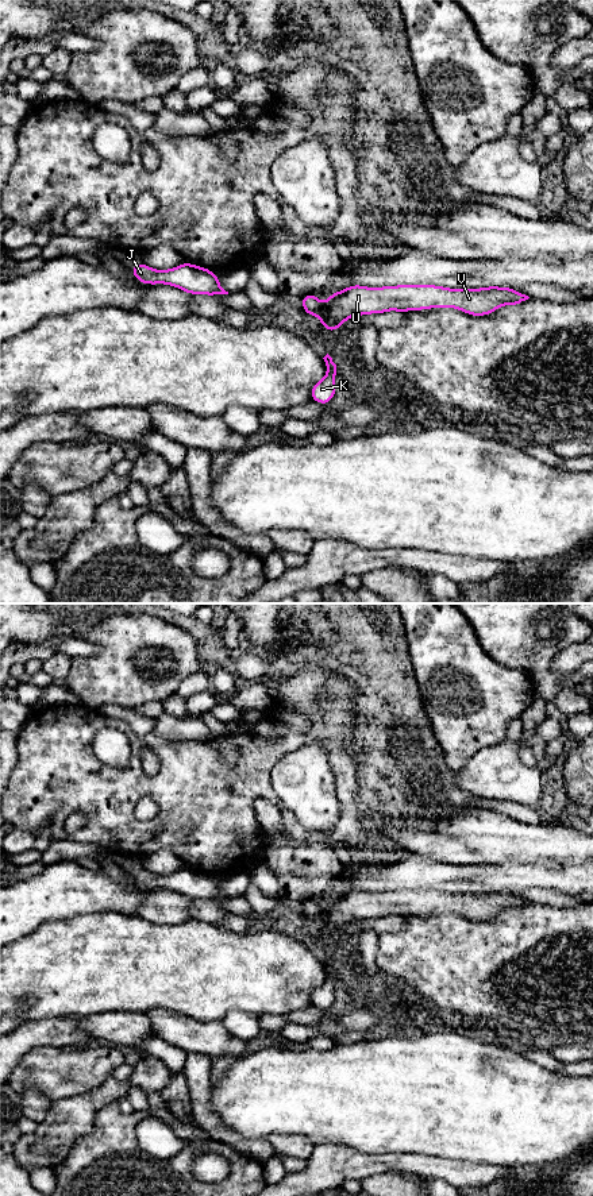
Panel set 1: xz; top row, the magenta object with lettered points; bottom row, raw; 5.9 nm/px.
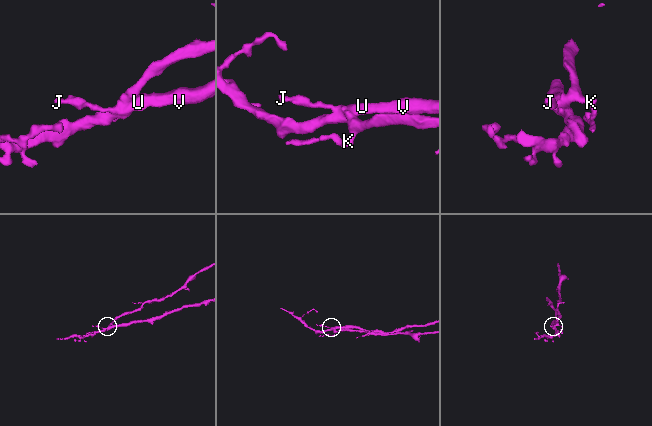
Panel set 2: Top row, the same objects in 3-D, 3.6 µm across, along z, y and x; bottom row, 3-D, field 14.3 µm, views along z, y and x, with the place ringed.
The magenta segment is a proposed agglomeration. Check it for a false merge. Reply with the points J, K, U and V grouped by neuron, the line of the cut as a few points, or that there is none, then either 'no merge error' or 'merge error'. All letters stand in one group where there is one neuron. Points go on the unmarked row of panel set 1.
groups J K / U V; cut xz (322, 909), (320, 921), (337, 933); merge error

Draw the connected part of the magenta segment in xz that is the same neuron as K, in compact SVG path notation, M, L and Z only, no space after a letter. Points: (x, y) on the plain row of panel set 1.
M327 958L324 962L327 977L326 981L316 987L311 995L311 1003L319 1008L327 1010L335 1000L335 980L338 977L338 969Z

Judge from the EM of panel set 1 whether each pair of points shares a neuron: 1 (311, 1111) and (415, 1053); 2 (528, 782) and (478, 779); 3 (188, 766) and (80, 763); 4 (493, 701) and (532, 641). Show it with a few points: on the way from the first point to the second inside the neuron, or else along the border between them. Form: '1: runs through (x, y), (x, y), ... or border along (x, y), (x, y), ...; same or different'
1: runs through (337, 1096), (373, 1095), (389, 1079); same
2: runs through (516, 782), (491, 779); same
3: runs through (160, 784), (104, 784); same
4: border along (486, 652), (503, 664), (526, 671); different

